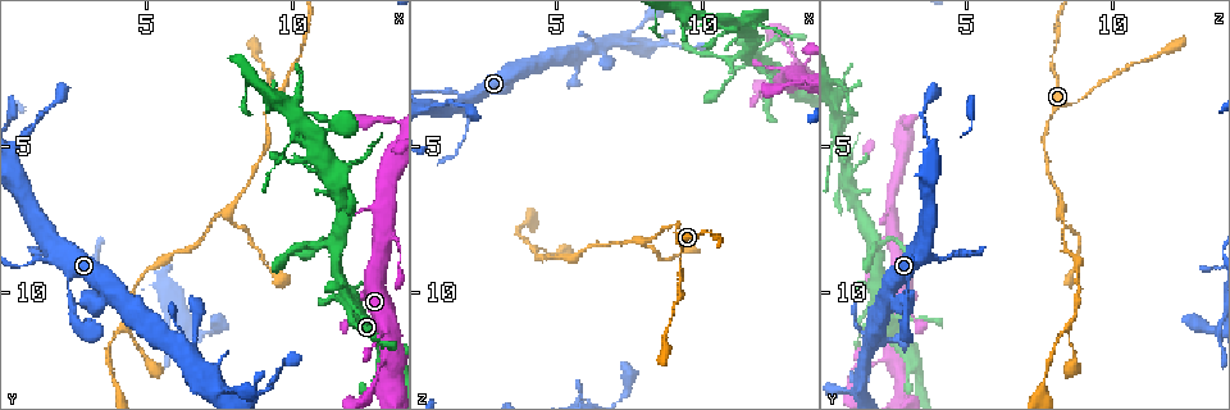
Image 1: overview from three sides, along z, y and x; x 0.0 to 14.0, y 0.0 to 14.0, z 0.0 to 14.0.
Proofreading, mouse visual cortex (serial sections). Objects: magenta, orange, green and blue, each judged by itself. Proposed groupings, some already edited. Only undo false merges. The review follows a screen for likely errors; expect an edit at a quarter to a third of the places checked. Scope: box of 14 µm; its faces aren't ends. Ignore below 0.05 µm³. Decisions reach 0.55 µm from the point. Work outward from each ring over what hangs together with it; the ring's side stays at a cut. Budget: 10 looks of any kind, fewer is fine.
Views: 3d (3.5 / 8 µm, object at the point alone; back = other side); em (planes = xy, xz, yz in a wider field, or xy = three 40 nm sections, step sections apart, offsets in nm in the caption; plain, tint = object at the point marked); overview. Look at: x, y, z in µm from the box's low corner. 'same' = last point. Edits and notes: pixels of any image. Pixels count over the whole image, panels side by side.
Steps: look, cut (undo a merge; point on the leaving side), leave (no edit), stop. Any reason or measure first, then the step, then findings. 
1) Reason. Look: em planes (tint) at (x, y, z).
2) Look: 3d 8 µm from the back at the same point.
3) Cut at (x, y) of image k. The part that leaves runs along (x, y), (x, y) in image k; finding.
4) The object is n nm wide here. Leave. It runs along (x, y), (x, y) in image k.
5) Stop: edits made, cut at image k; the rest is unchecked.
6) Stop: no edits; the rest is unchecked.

Three-way junction. Look: 3d 8 µm from the back at (11.0, 8.1, 2.4).

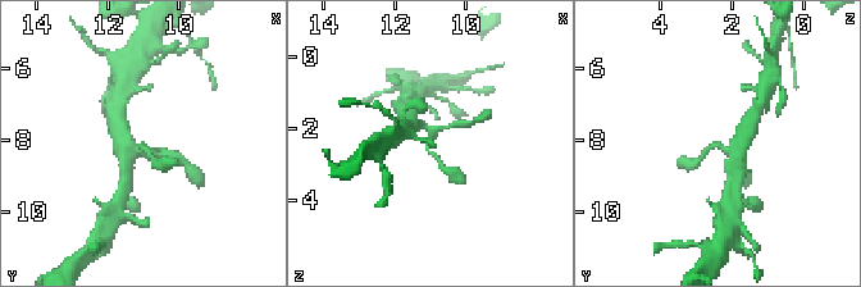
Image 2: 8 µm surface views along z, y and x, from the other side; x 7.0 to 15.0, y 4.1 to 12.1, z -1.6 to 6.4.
Zoom in. Look: 3d 3.5 µm at (11.0, 8.1, 2.4).

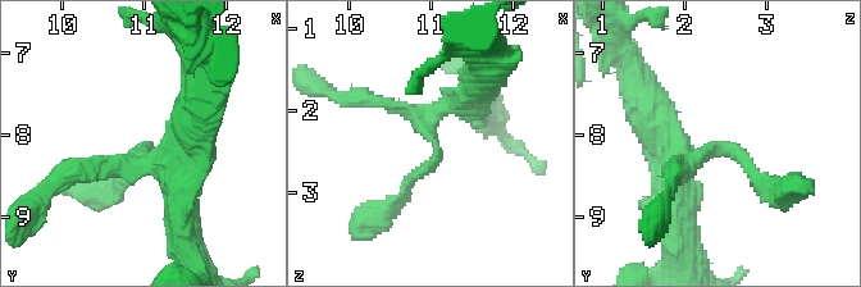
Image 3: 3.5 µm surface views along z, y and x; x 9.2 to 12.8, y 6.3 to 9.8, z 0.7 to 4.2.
3 arms meet here; the arms are 200, 200, 300 nm wide; need the tissue. Look: em xy step 1 (tint) at (11.05, 8.15, 2.45).

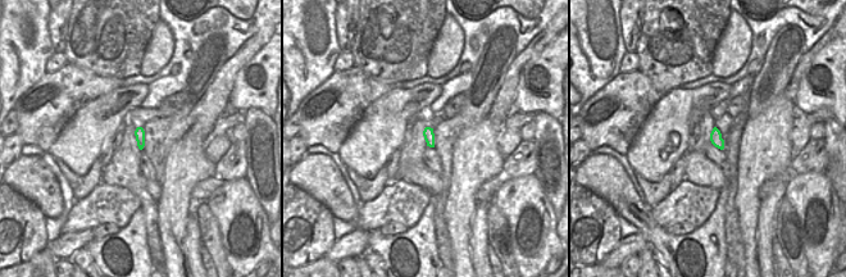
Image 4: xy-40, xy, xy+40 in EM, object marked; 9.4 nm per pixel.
The object is 100 nm wide here. Leave. It runs along (470, 99), (427, 122), (436, 162), (400, 200) in image 3; all the same cell.

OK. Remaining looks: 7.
Three-way junction. Look: 3d 8 µm at (7.8, 7.2, 8.2).

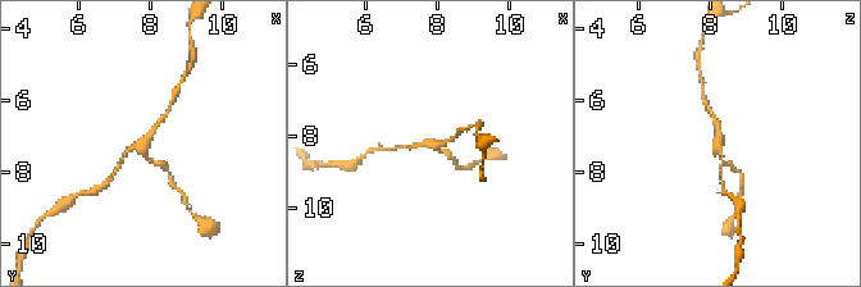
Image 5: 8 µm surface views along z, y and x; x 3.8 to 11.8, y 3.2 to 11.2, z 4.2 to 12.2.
Closer look. Look: 3d 3.5 µm at (7.7, 7.2, 8.2).

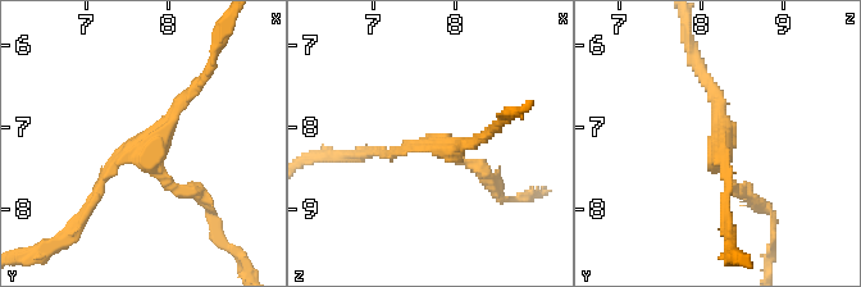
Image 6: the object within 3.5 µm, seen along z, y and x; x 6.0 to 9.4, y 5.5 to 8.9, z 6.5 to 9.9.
Leave. It runs along (706, 78), (725, 126), (725, 200) in image 6; continuous, no second cell.

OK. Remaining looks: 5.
Arms part here. Look: 3d 3.5 µm at (4.2, 11.1, 8.5).

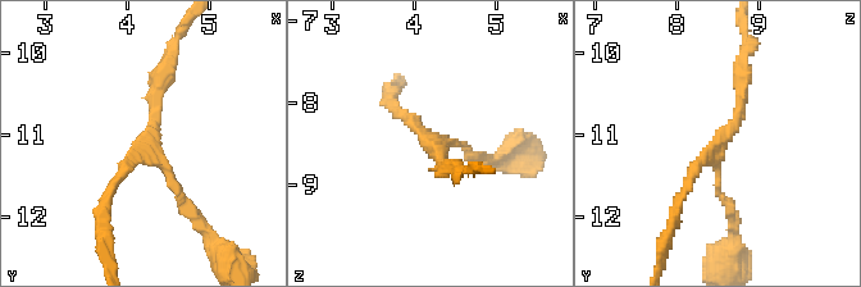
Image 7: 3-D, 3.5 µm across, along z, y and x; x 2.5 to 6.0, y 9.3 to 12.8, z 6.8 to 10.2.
3 arms meet here; the arms are 100, 150, 200 nm wide. Look: em xy step 3 (tint) at (4.20, 11.15, 8.50).

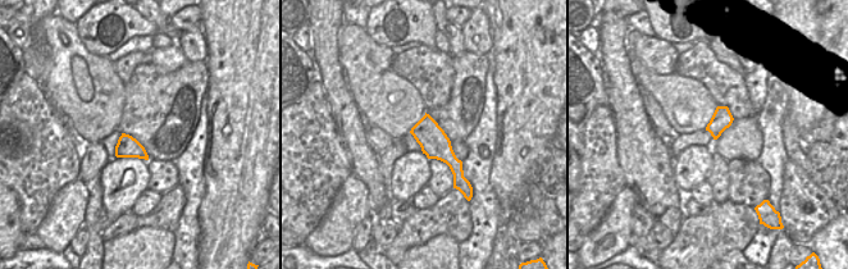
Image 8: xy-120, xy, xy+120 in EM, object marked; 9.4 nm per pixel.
Leave. It runs along (739, 69), (737, 121), (678, 206) in image 7; all the same cell.

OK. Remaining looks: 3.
A fork. Look: 3d 8 µm at (3.3, 10.4, 2.9).

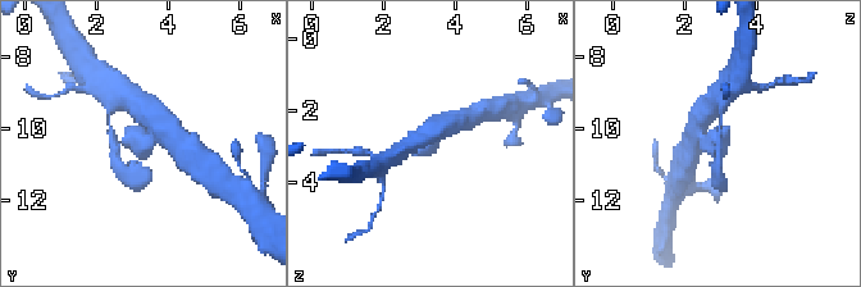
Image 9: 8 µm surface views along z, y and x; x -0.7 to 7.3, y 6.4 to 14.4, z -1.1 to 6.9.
Zoom in. Look: 3d 3.5 µm at (3.3, 10.5, 2.7).

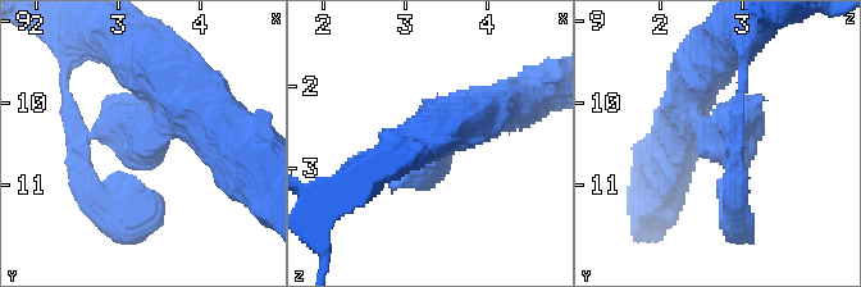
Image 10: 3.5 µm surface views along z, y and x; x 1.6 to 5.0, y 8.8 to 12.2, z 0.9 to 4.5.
Need the tissue. Look: em xy step 5 (tint) at (3.35, 10.45, 2.80).

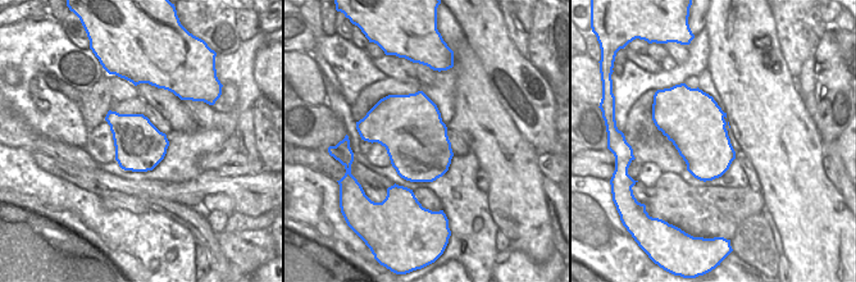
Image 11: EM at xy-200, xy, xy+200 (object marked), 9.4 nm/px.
Leave. It runs along (186, 91), (158, 139), (106, 126), (80, 154) in image 10; all the same cell.

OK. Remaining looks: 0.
Stop: no edits; the rest is unchecked.

